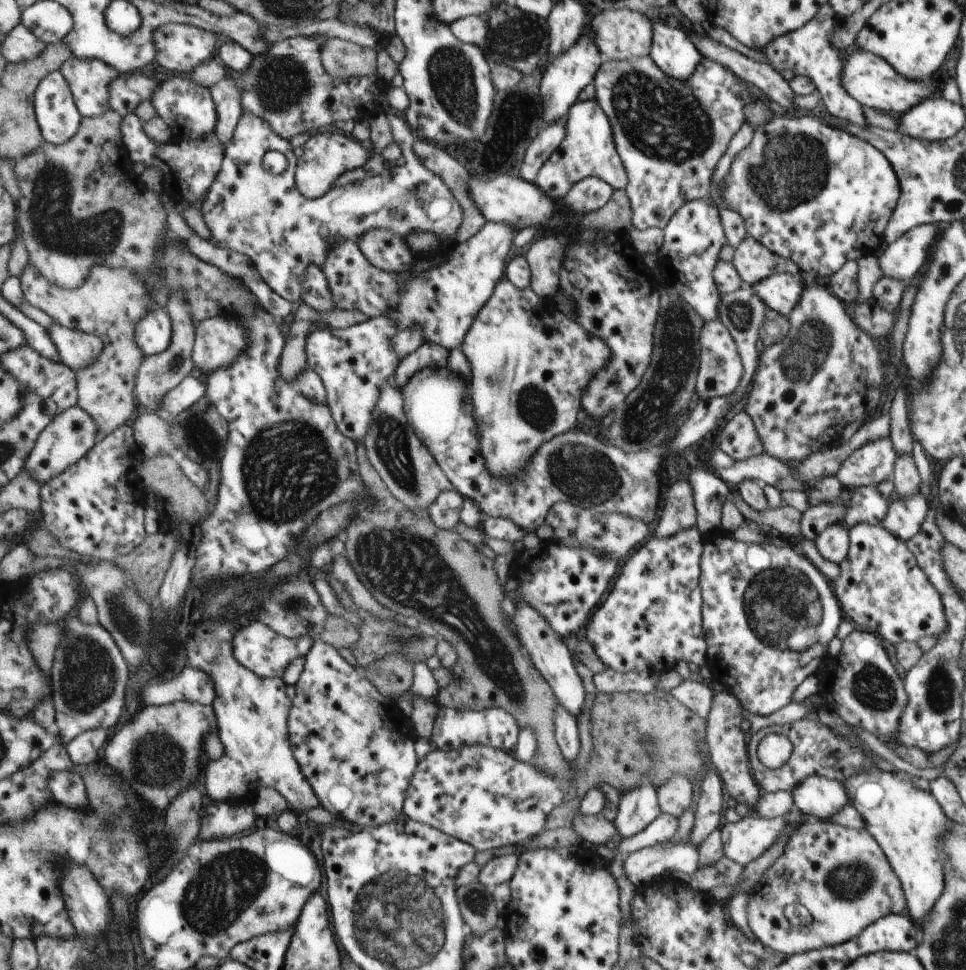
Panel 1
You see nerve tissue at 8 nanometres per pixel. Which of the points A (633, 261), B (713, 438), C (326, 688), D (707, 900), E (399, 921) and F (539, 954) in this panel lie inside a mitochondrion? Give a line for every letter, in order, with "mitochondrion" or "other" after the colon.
A: other
B: other
C: other
D: other
E: mitochondrion
F: other

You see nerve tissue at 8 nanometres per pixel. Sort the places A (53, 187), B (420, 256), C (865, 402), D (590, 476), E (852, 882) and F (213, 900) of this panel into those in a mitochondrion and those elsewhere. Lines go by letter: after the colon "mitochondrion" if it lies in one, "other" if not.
A: mitochondrion
B: other
C: other
D: mitochondrion
E: mitochondrion
F: mitochondrion

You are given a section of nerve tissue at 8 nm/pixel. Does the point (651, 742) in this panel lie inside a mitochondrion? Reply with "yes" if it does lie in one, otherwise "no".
yes

